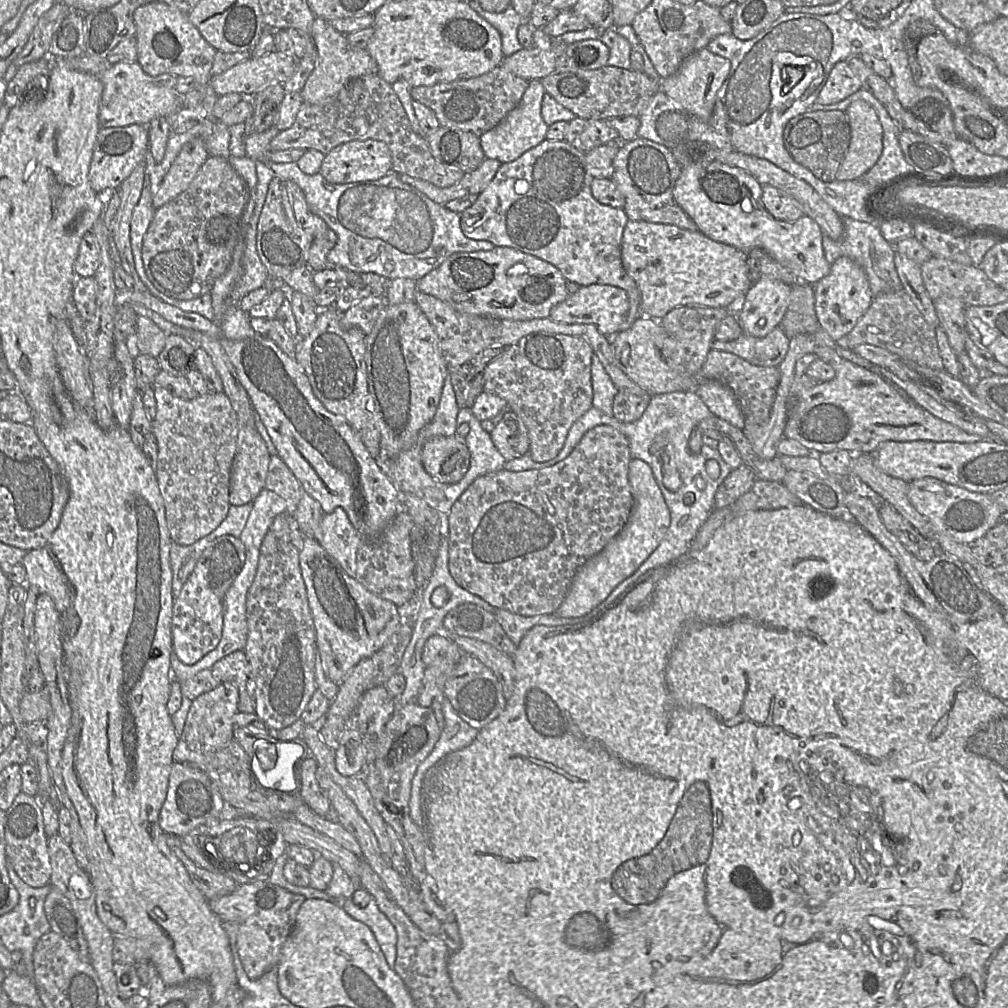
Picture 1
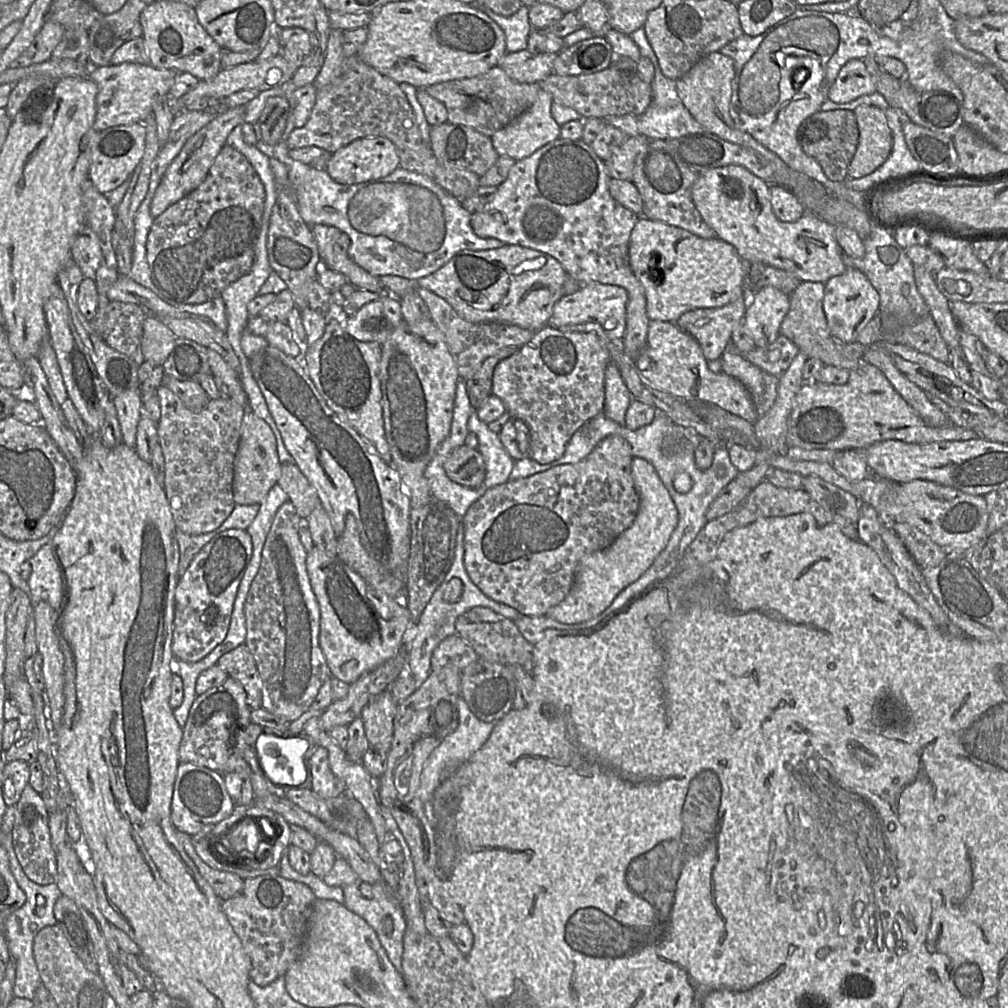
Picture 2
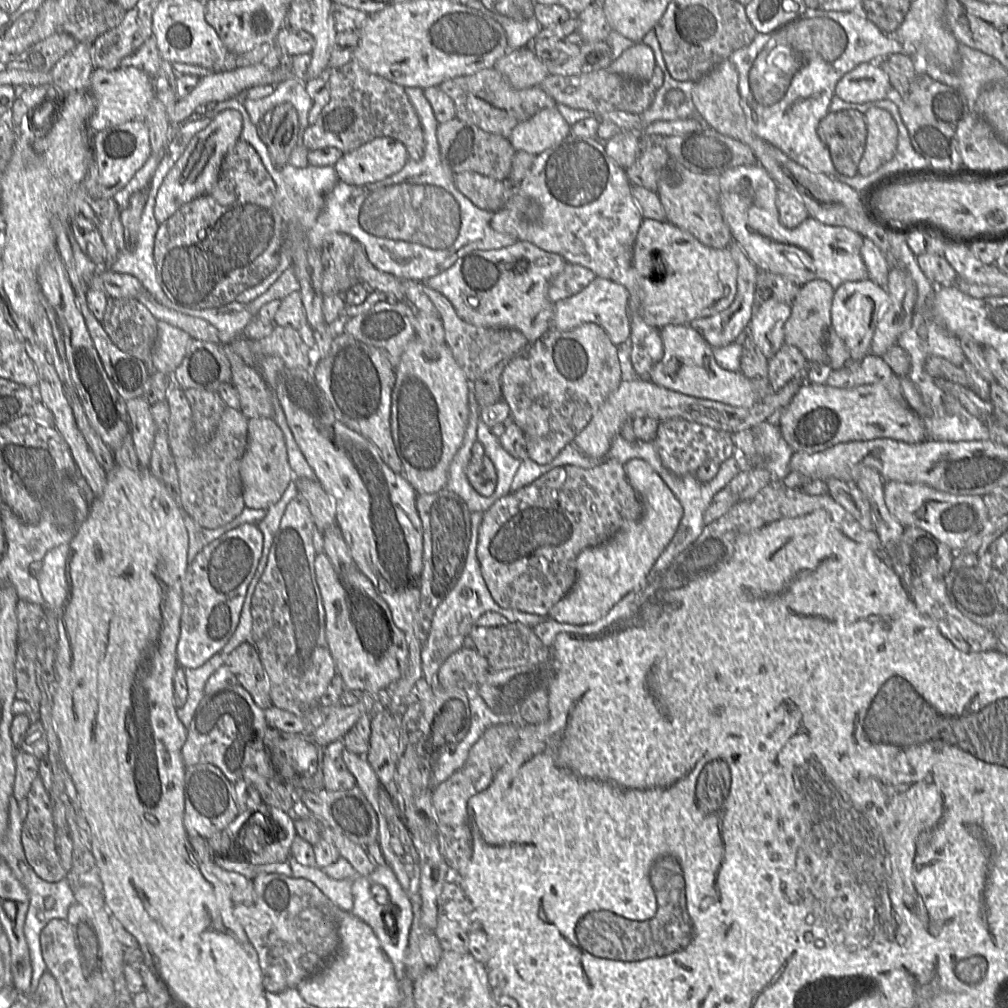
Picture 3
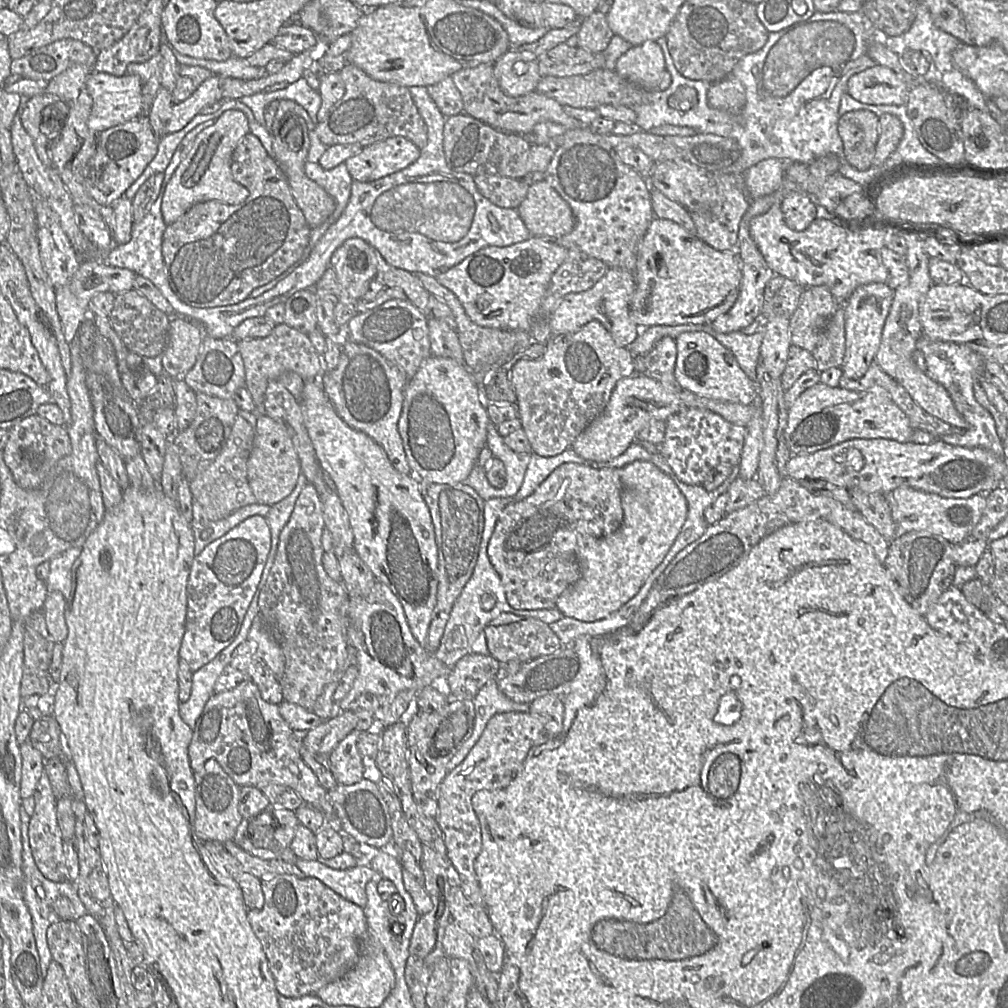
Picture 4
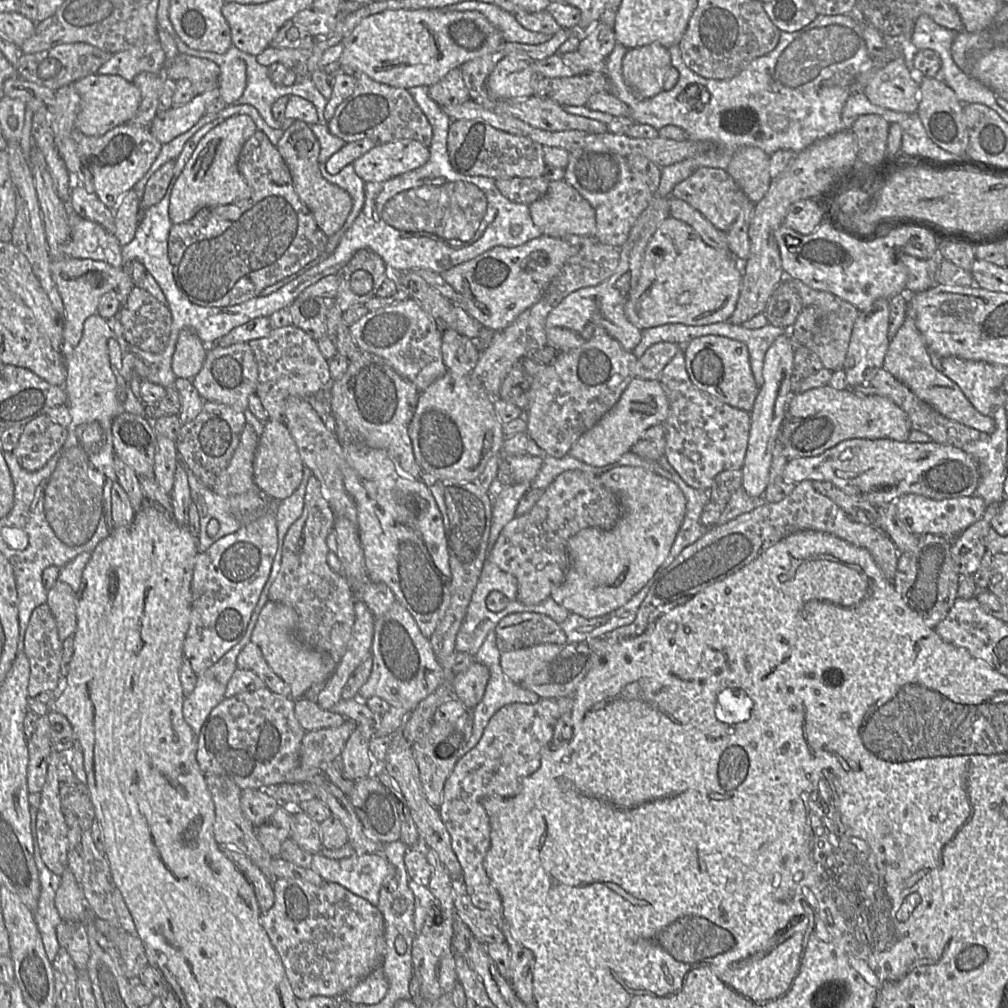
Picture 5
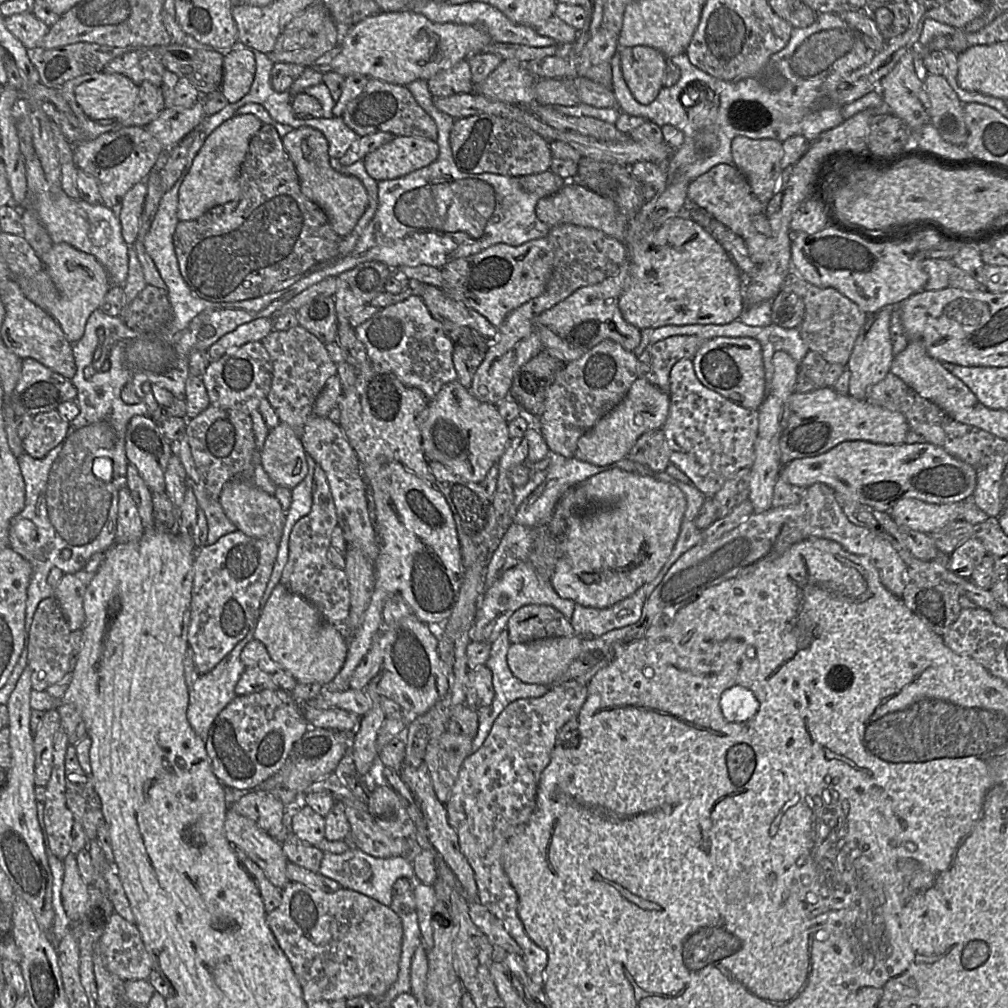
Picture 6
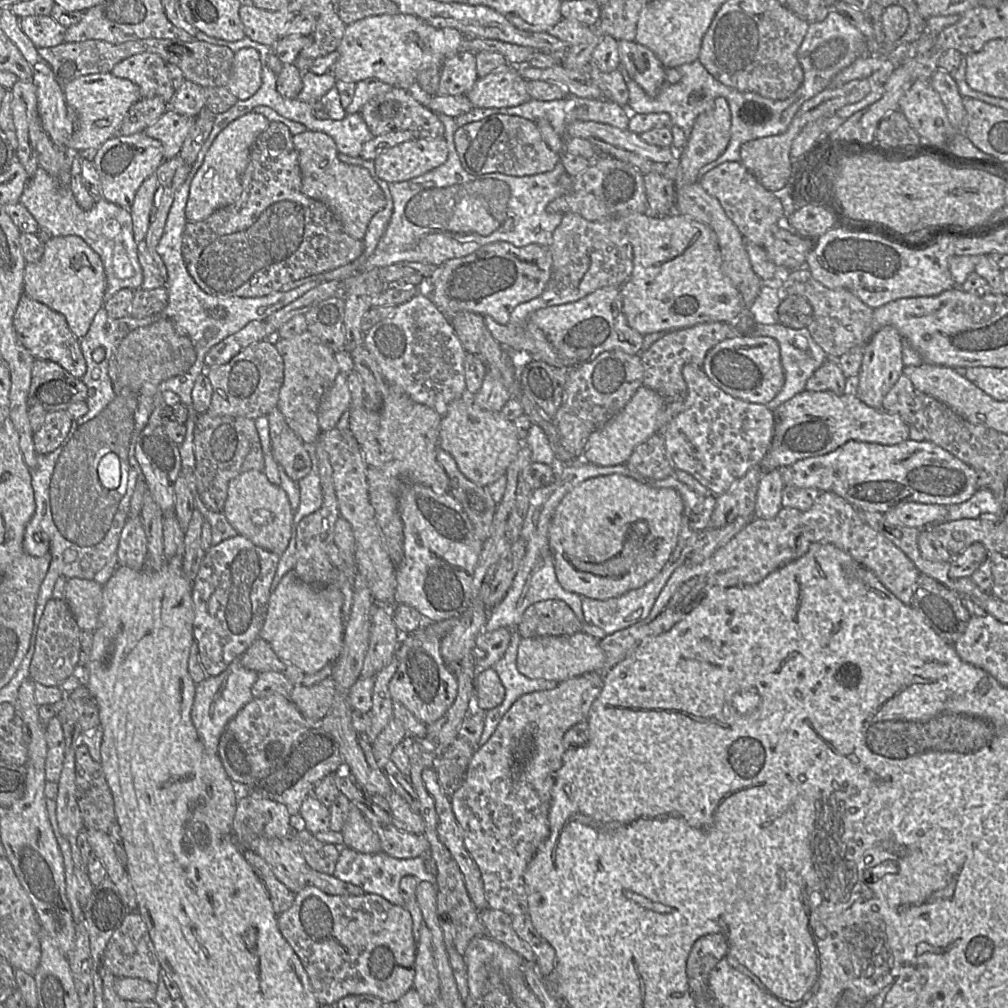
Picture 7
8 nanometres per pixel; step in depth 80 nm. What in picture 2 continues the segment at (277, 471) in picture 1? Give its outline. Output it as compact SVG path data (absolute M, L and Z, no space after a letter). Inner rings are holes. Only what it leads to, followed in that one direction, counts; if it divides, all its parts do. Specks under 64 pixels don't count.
M282 463L277 485L287 494L288 501L295 506L297 514L302 519L307 518L321 505L315 488L294 463Z

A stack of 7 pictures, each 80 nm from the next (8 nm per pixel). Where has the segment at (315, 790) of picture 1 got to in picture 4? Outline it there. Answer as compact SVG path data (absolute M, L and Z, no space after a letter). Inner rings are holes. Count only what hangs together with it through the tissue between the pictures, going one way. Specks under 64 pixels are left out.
M353 730L328 755L330 769L338 785L352 785L364 778L365 758L357 748L361 733Z

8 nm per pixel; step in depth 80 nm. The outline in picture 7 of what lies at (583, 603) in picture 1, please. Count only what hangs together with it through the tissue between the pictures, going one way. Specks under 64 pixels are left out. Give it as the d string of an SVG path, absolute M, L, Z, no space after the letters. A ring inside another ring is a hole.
M620 474L598 476L582 482L561 500L550 523L549 546L553 557L557 580L565 590L576 593L581 597L588 597L596 600L615 598L630 590L641 588L661 571L673 552L681 527L683 510L684 504L680 494L671 488L655 488Z

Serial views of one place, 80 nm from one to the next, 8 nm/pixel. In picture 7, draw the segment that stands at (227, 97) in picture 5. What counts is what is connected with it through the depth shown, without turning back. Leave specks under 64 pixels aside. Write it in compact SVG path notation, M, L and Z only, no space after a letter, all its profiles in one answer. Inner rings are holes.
M241 48L235 52L227 87L238 100L246 100L261 86L260 55L254 48Z

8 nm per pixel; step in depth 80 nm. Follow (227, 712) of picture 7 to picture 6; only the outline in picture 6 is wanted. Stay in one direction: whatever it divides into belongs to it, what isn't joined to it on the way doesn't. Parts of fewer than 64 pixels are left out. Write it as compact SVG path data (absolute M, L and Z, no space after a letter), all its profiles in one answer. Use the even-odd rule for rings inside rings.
M256 624L251 626L247 635L211 671L200 674L198 680L189 690L187 719L196 734L204 741L217 715L237 696L235 686L246 669L245 665L241 662L241 651L253 639L255 626Z

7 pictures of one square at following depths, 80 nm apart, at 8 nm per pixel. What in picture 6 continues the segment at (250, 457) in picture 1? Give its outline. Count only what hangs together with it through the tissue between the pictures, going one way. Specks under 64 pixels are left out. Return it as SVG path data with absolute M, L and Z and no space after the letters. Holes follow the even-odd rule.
M280 422L269 430L259 463L276 486L293 489L308 472L306 456L297 433Z

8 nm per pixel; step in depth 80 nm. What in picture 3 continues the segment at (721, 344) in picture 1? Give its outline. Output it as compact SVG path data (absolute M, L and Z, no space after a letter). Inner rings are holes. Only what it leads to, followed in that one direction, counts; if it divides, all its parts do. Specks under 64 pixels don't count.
M786 342L779 351L768 359L768 376L771 391L780 390L793 379L801 379L810 363L802 352Z

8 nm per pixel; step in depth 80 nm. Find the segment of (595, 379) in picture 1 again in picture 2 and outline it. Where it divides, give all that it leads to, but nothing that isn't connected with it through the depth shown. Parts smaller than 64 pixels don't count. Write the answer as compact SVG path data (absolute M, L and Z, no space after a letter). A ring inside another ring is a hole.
M609 363L604 379L605 401L602 413L610 420L625 426L625 413L632 401L619 370Z

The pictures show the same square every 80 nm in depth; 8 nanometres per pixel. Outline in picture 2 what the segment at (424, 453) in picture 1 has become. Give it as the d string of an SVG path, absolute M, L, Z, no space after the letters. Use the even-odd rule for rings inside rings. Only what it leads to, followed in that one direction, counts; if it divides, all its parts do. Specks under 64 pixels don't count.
M466 445L453 450L443 467L450 480L466 487L480 487L486 477L485 463L481 454Z

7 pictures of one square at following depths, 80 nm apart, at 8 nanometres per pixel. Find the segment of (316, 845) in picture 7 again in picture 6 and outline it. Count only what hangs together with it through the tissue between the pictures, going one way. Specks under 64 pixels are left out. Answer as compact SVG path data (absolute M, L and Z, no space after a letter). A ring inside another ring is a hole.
M291 831L282 841L282 849L289 862L316 873L325 855L317 846L302 841Z

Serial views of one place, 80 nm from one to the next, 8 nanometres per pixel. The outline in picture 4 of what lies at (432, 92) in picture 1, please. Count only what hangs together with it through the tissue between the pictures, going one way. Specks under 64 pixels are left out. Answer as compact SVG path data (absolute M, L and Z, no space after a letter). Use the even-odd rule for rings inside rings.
M480 64L473 68L464 68L452 76L455 86L463 100L463 112L489 126L508 133L527 135L533 127L543 121L563 125L567 130L588 127L581 121L567 115L563 106L555 99L533 91L519 97L506 95L500 88L494 75L494 64Z

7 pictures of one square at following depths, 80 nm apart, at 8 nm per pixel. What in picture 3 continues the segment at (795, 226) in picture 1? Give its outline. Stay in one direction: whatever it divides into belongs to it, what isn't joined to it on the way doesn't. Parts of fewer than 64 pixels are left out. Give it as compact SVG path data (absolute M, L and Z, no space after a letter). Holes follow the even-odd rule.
M740 165L720 174L719 205L727 223L733 241L745 251L749 259L759 268L773 273L786 275L799 284L820 279L827 281L835 290L845 282L869 279L867 268L862 260L860 250L864 238L843 226L830 226L808 217L794 228L785 227L779 220L777 208L777 183L760 165Z

